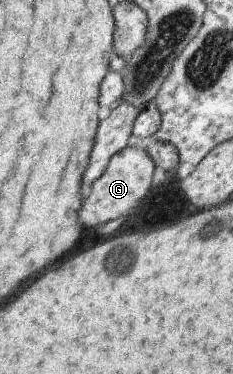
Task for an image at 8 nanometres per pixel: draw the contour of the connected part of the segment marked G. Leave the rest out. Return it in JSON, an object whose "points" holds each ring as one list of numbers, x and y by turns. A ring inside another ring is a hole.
{"points":[[128,146,111,156,105,170,90,184,90,194,83,200,79,210,79,218,85,227,97,228,109,220,119,218,131,212,147,193,151,190,151,174,155,170,155,163,146,148]]}

